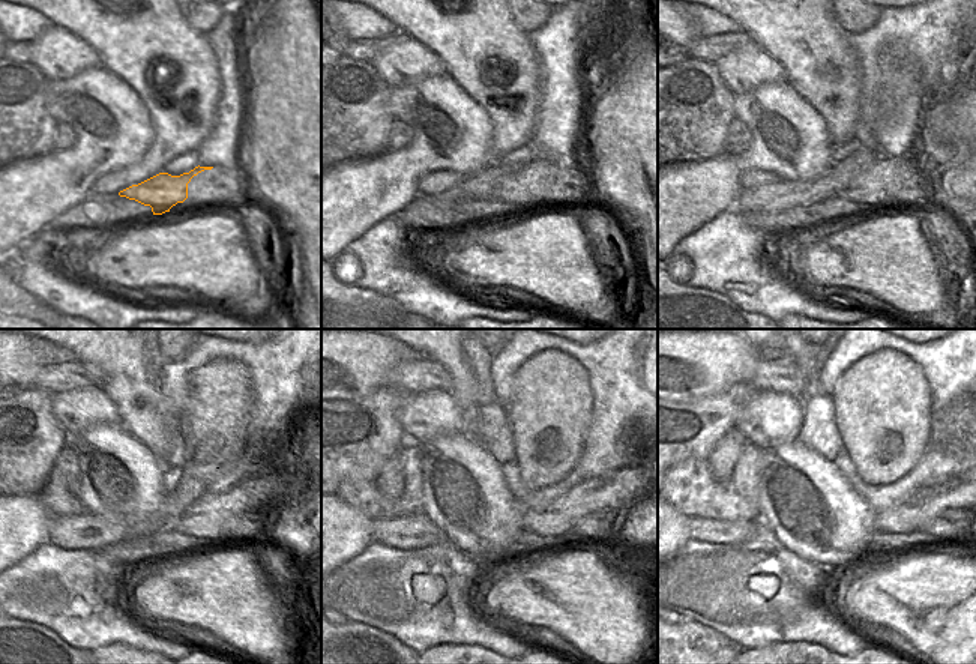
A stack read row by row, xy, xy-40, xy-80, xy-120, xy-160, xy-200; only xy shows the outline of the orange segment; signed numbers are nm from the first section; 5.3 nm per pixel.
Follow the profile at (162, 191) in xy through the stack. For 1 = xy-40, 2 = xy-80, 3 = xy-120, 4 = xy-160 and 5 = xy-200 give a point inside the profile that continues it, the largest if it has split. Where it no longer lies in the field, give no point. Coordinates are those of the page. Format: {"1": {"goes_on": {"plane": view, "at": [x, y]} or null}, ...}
{"1": {"goes_on": {"plane": "xy-40", "at": [520, 190]}}, "2": {"goes_on": {"plane": "xy-80", "at": [874, 188]}}, "3": {"goes_on": {"plane": "xy-120", "at": [204, 520]}}, "4": {"goes_on": {"plane": "xy-160", "at": [608, 493]}}, "5": {"goes_on": {"plane": "xy-200", "at": [963, 491]}}}

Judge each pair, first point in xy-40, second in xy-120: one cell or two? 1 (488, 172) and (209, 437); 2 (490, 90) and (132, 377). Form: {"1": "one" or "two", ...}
{"1": "one", "2": "one"}

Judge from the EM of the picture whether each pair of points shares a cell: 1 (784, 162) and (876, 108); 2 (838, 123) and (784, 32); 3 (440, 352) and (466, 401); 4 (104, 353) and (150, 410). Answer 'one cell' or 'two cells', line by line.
1: two cells
2: one cell
3: one cell
4: one cell

